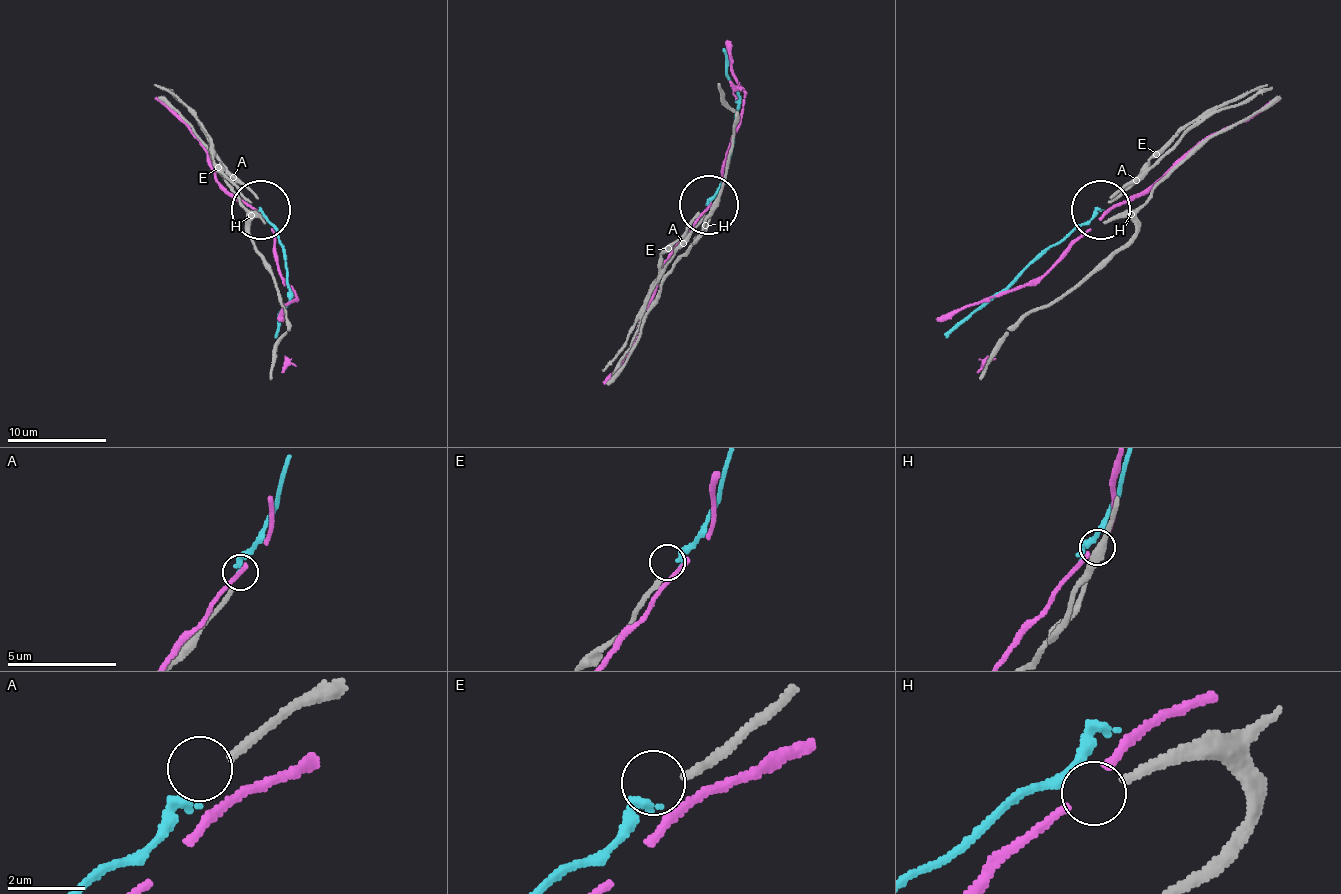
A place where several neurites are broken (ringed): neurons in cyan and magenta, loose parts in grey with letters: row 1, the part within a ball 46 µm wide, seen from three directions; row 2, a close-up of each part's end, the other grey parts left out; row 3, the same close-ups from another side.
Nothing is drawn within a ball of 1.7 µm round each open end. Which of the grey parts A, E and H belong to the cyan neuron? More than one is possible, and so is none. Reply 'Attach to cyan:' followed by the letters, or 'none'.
Attach to cyan: E

